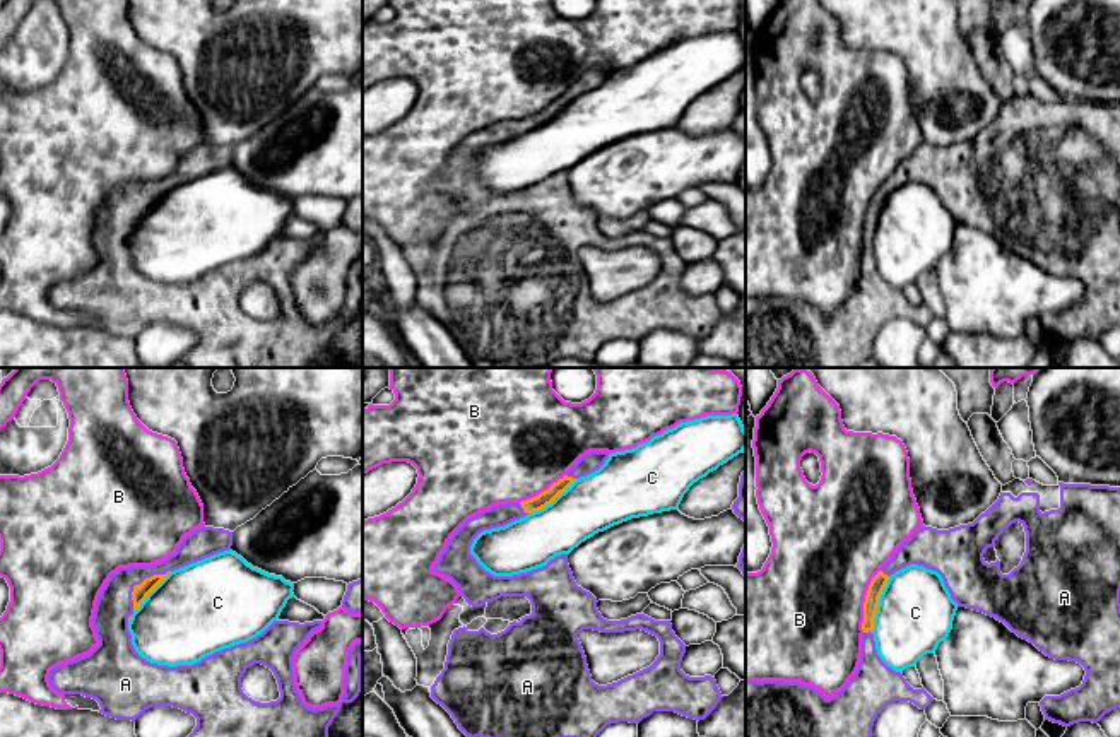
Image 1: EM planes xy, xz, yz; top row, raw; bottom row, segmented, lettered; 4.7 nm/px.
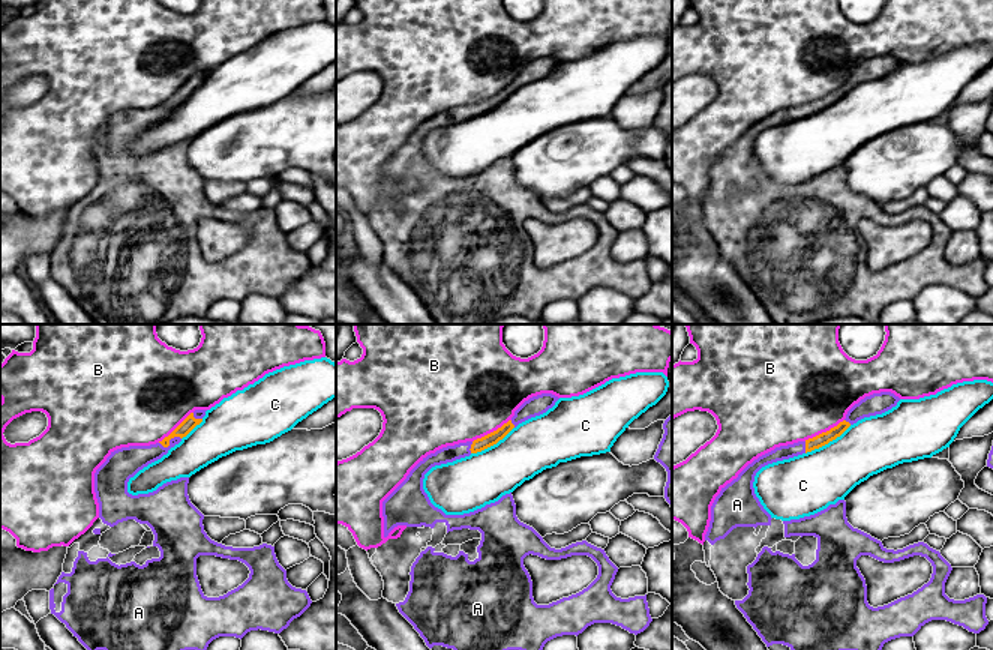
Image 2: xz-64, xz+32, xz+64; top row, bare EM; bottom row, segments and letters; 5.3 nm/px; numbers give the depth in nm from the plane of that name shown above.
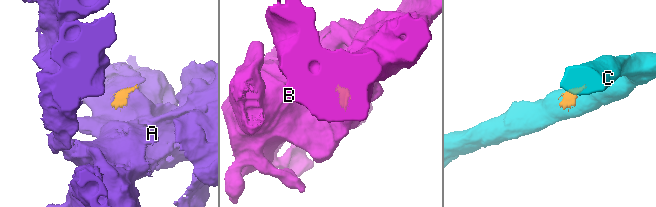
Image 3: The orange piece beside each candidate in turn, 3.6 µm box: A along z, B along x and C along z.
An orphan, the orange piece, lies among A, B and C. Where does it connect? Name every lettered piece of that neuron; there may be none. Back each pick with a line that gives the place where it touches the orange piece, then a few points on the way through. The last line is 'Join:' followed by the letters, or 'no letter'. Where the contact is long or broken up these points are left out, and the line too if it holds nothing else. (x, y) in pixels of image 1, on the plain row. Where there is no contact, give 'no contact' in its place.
A: contact xy (142, 199)
Join: A

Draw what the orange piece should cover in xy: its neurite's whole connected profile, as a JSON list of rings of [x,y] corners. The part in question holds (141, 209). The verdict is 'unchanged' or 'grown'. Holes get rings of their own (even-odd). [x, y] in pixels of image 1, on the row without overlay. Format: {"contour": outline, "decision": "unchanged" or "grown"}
{"contour": [[[200,144],[183,156],[176,169],[166,178],[152,183],[120,185],[109,193],[101,207],[92,243],[99,262],[84,274],[62,280],[50,287],[50,303],[63,311],[82,311],[99,320],[99,330],[135,339],[152,323],[173,323],[197,335],[197,344],[181,359],[186,368],[352,368],[344,363],[328,363],[328,344],[344,320],[352,320],[361,310],[363,258],[352,262],[347,272],[344,313],[339,321],[309,325],[296,308],[292,292],[292,274],[308,253],[321,245],[321,238],[289,239],[274,238],[256,255],[215,268],[193,282],[157,282],[142,275],[128,248],[132,231],[147,212],[174,186],[202,178],[214,171],[229,168],[233,149],[214,144]],[[262,280],[277,296],[280,315],[260,320],[248,315],[241,306],[241,294],[248,284]]], "decision": "grown"}

